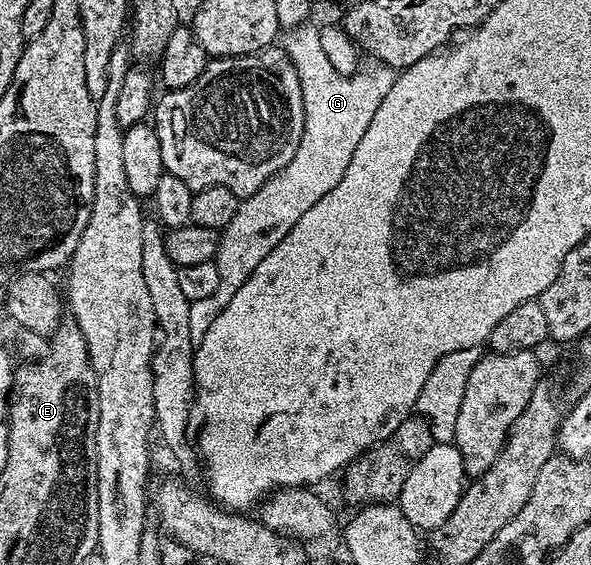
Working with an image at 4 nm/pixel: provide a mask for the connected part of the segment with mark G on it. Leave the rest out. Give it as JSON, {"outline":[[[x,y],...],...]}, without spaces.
{"outline":[[[314,23],[297,25],[285,34],[284,48],[296,67],[296,75],[300,79],[300,95],[304,103],[304,131],[300,135],[300,147],[296,147],[296,155],[260,191],[241,198],[236,215],[232,215],[232,223],[221,230],[218,239],[218,253],[214,257],[214,266],[220,271],[220,287],[208,295],[208,299],[196,299],[190,302],[188,311],[188,331],[192,331],[192,339],[198,342],[204,339],[204,331],[228,307],[232,295],[244,287],[244,283],[260,267],[264,255],[296,227],[300,215],[308,211],[308,207],[320,203],[340,179],[344,179],[344,171],[348,171],[348,163],[352,163],[352,155],[368,125],[372,123],[372,115],[376,115],[376,107],[384,103],[384,95],[392,91],[396,73],[389,65],[370,63],[352,75],[344,75],[328,63],[328,55],[324,55],[324,47],[320,47],[319,26]]]}

